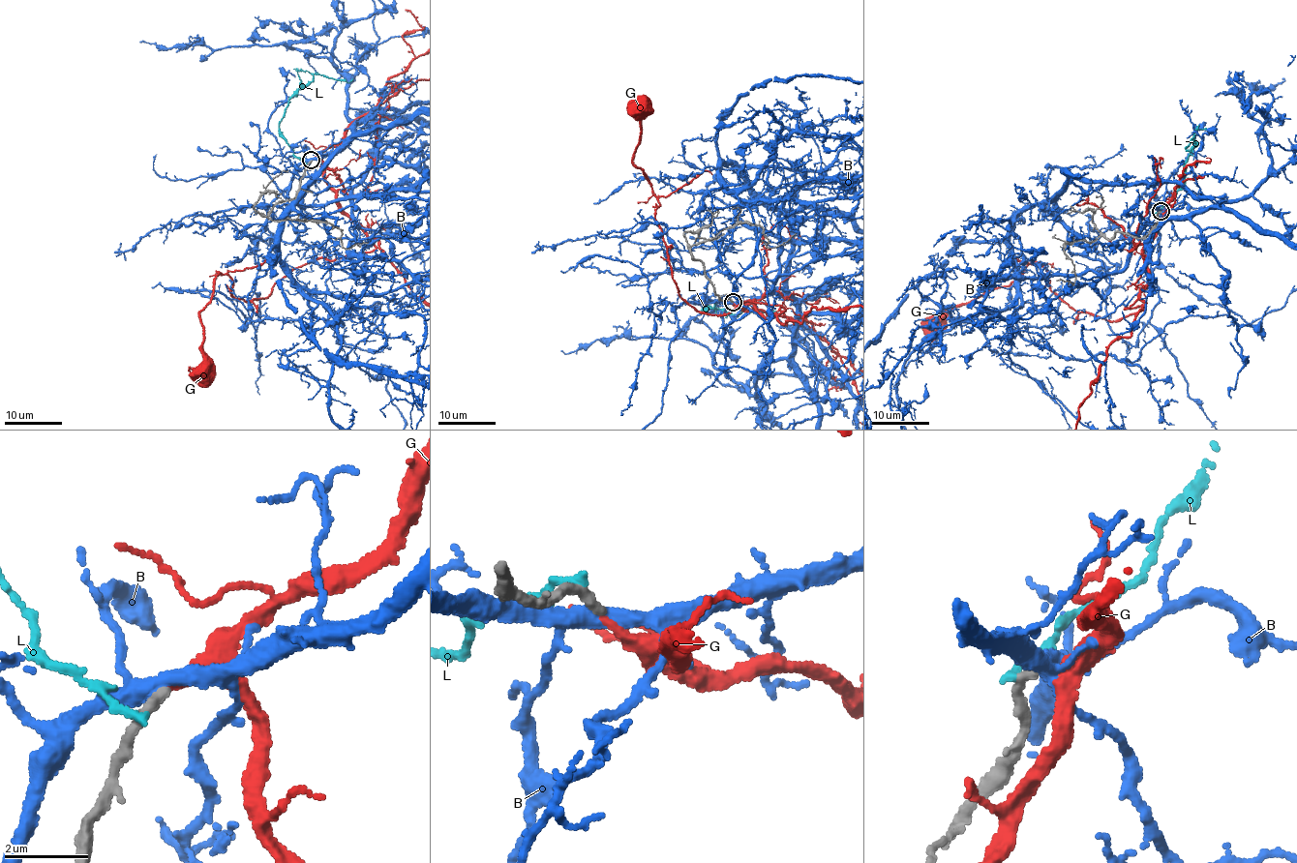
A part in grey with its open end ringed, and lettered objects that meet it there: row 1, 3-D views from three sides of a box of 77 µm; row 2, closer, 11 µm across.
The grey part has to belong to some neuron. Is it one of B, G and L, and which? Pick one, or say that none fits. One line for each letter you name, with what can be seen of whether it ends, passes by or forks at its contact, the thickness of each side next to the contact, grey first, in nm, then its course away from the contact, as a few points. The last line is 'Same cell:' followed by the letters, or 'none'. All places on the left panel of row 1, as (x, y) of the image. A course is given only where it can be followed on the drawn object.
G: it ends; calibres 240 and 200 nm
Same cell: G

